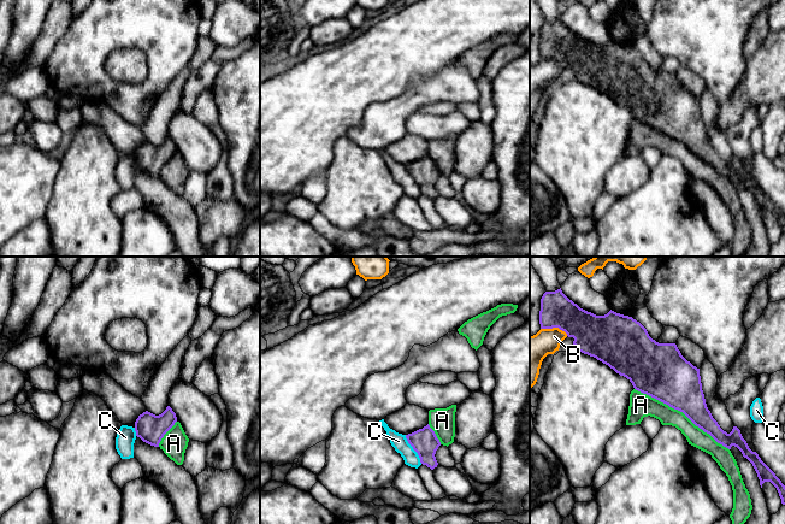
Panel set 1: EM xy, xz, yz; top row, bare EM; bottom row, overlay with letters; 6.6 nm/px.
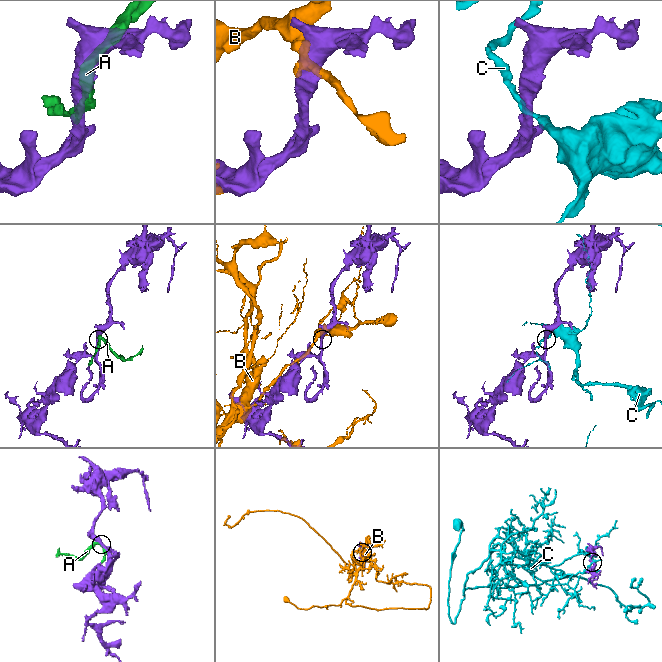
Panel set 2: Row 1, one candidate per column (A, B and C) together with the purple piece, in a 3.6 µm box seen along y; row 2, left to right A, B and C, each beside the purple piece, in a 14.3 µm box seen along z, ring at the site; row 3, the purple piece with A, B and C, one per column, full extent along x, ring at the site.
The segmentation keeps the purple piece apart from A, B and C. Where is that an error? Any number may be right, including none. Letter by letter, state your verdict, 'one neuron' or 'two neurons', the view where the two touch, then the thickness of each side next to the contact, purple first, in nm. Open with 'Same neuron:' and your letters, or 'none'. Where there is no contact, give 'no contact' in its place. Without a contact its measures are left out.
Same neuron: A
A: one neuron; contact in yz; calibres 340 and 140 nm
B: two neurons; contact in yz; calibres 240 and 200 nm
C: two neurons; contact in xz; calibres 180 and 110 nm

